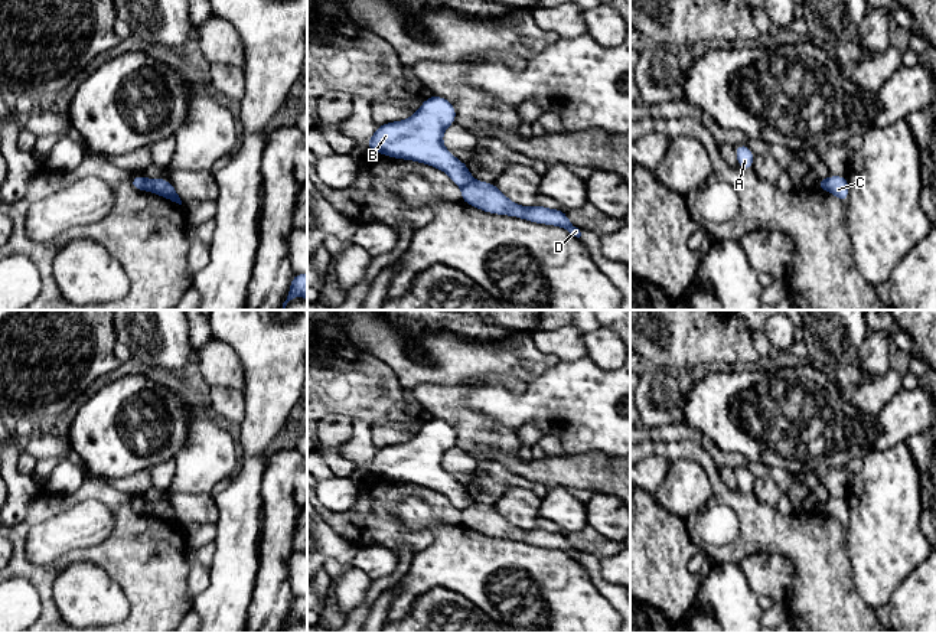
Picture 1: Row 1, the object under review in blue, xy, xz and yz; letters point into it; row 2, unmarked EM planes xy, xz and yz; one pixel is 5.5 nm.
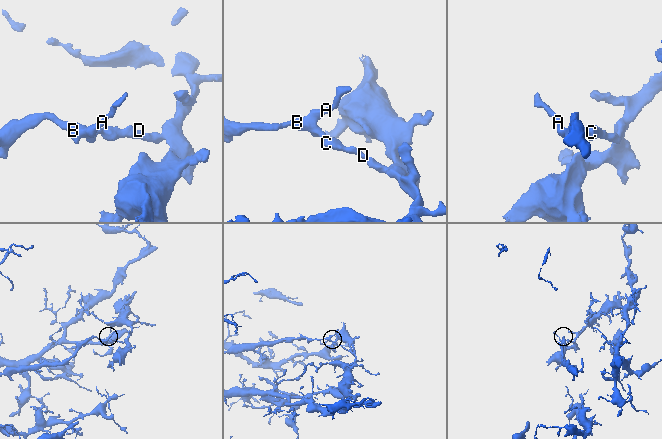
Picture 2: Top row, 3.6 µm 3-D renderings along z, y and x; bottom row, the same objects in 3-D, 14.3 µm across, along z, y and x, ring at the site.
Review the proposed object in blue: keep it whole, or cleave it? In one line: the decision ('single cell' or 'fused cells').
fused cells

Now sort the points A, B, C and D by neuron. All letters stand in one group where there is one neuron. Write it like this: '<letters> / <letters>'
A B / C D

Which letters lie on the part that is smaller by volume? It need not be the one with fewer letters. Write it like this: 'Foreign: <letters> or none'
Foreign: C, D

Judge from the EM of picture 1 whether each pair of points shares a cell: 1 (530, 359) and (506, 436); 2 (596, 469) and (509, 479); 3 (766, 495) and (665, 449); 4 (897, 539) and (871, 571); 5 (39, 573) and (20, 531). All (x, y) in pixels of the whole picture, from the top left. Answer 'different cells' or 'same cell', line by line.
1: different cells
2: different cells
3: different cells
4: same cell
5: same cell

